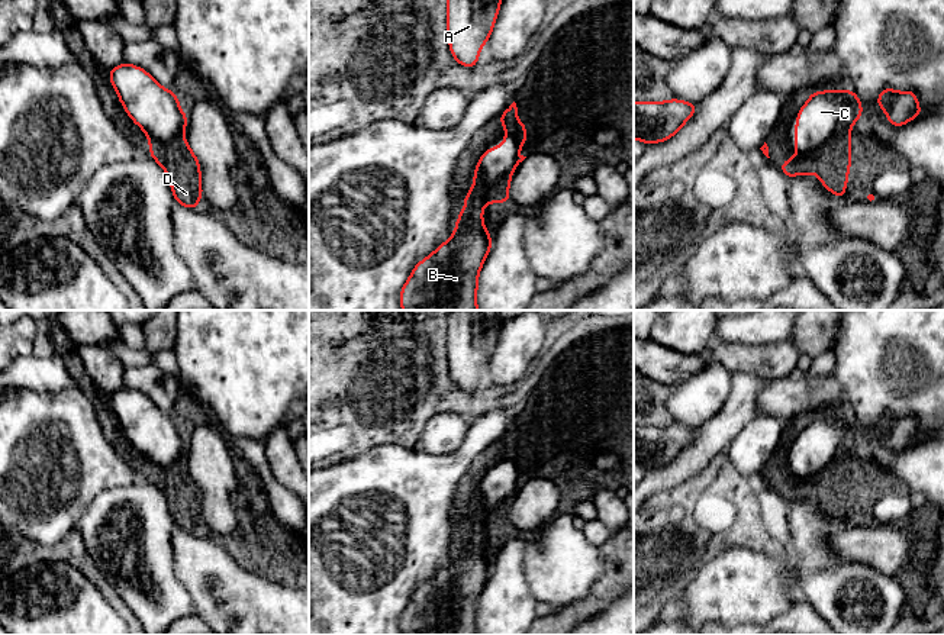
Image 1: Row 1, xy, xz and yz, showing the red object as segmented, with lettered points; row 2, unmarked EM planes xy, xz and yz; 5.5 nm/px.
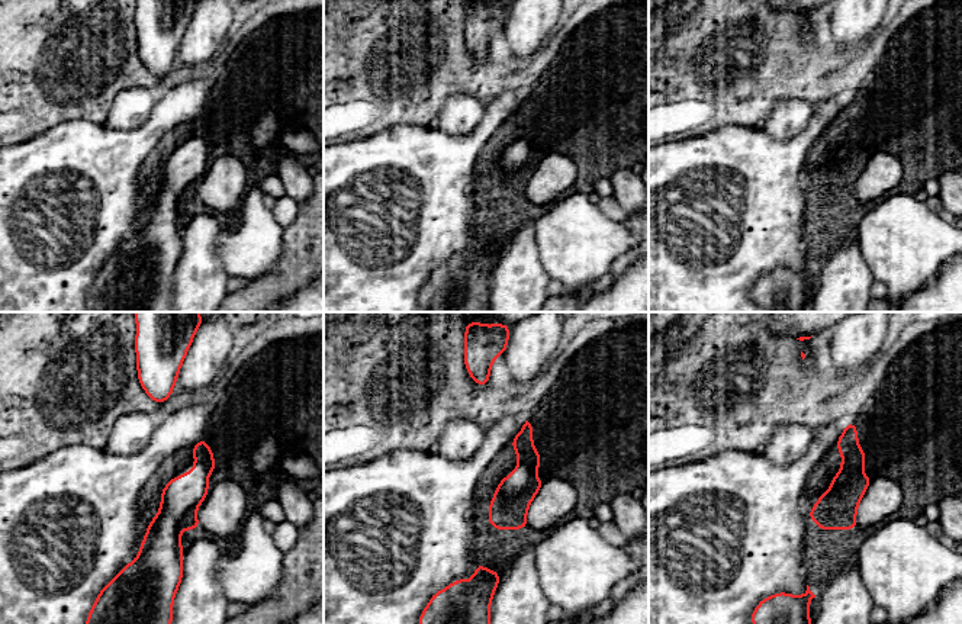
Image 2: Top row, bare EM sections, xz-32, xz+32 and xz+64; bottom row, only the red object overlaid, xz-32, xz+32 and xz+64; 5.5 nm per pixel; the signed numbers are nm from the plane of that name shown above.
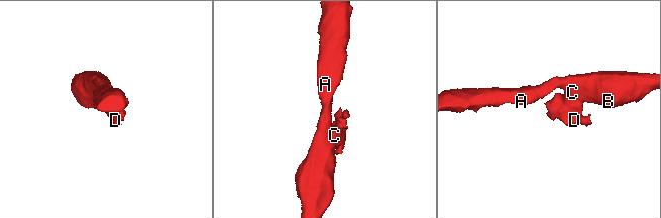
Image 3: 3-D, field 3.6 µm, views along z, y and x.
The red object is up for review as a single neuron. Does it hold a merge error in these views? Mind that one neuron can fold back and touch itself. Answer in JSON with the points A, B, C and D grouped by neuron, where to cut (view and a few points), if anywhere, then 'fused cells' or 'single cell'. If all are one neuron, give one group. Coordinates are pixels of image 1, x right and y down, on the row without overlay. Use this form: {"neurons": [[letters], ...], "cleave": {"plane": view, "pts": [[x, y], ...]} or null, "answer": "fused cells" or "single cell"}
{"neurons": [["A", "B", "C"], ["D"]], "cleave": {"plane": "yz", "pts": [[851, 445], [844, 447], [820, 470], [804, 479], [796, 479]]}, "answer": "fused cells"}

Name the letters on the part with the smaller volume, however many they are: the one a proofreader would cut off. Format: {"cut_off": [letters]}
{"cut_off": ["D"]}

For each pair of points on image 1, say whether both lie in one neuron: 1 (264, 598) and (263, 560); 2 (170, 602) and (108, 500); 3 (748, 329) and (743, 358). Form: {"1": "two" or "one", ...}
{"1": "two", "2": "one", "3": "two"}

